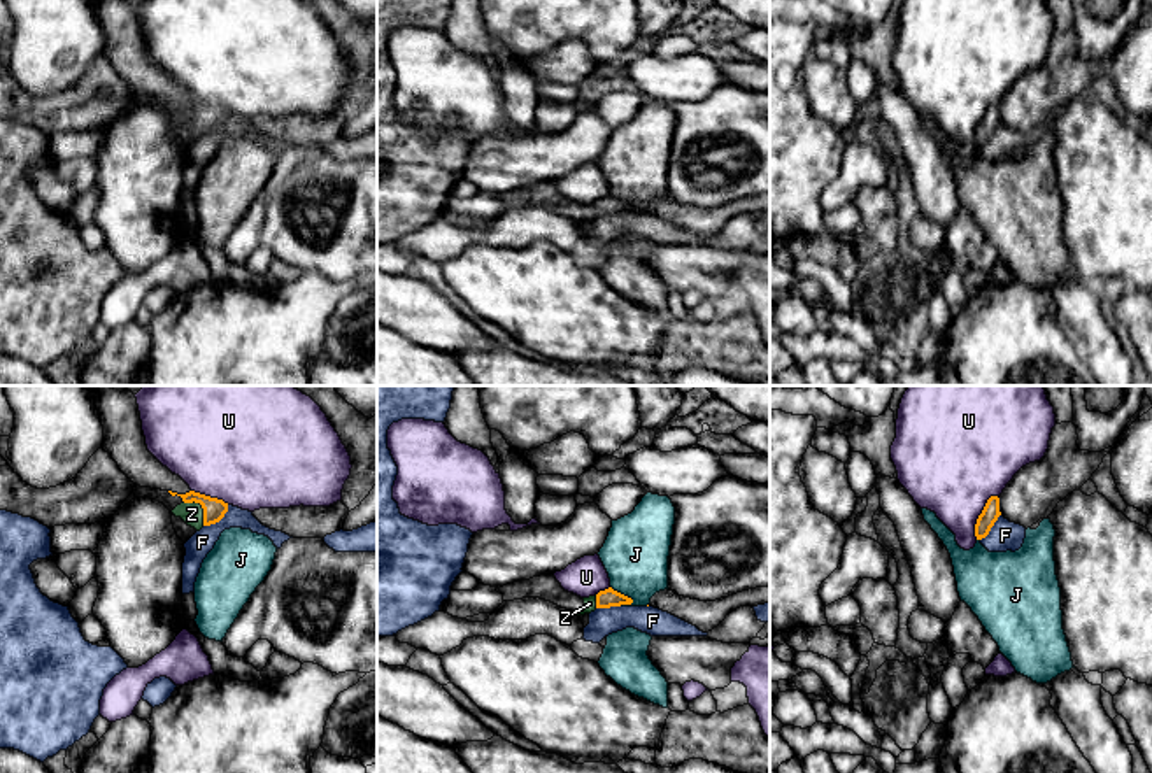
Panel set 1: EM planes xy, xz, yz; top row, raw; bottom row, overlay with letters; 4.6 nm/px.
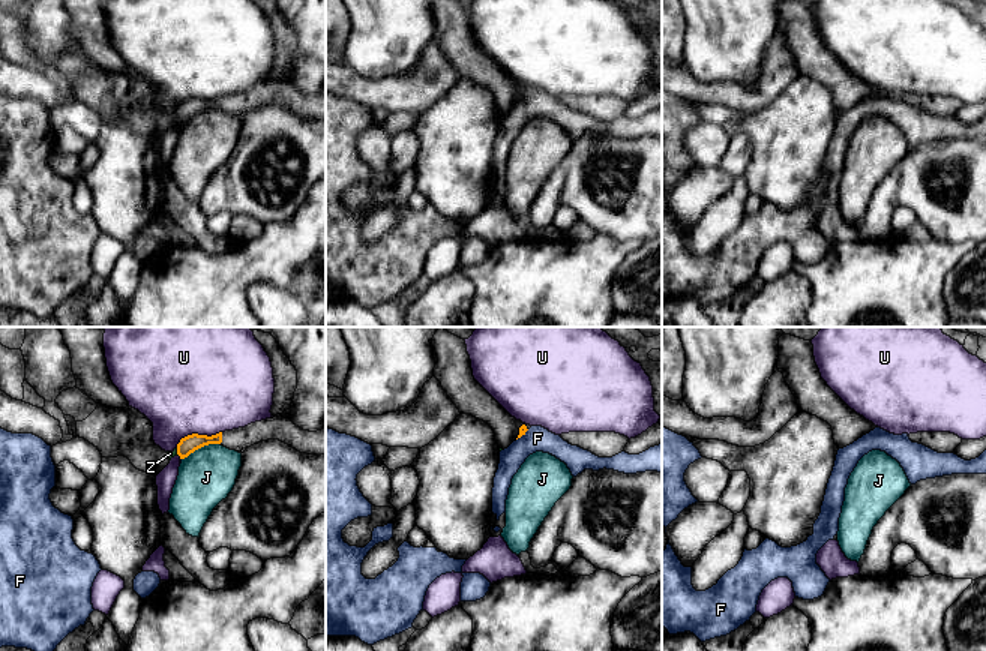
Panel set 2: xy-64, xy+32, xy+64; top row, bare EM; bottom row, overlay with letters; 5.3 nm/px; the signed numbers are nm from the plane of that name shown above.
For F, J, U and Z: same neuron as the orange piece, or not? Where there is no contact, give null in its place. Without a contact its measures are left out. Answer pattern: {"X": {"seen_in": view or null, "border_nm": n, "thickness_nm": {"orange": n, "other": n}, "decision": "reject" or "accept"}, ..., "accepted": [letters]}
{"F": {"seen_in": "xy", "border_nm": 160, "thickness_nm": {"orange": 100, "other": 110}, "decision": "reject"}, "J": {"seen_in": "xz", "border_nm": 130, "thickness_nm": {"orange": 90, "other": 300}, "decision": "reject"}, "U": {"seen_in": "yz", "border_nm": 220, "thickness_nm": {"orange": 80, "other": 440}, "decision": "reject"}, "Z": {"seen_in": "xy", "border_nm": 160, "thickness_nm": {"orange": 100, "other": 100}, "decision": "accept"}, "accepted": ["Z"]}

